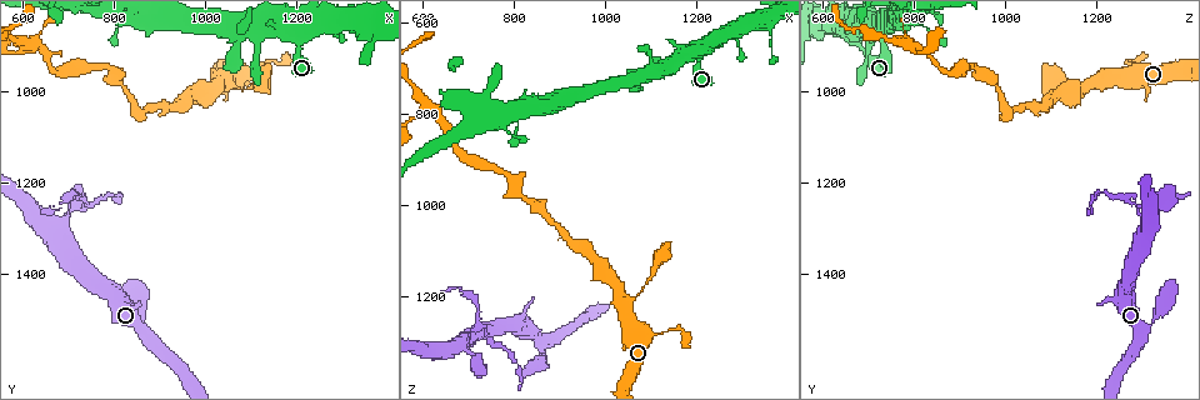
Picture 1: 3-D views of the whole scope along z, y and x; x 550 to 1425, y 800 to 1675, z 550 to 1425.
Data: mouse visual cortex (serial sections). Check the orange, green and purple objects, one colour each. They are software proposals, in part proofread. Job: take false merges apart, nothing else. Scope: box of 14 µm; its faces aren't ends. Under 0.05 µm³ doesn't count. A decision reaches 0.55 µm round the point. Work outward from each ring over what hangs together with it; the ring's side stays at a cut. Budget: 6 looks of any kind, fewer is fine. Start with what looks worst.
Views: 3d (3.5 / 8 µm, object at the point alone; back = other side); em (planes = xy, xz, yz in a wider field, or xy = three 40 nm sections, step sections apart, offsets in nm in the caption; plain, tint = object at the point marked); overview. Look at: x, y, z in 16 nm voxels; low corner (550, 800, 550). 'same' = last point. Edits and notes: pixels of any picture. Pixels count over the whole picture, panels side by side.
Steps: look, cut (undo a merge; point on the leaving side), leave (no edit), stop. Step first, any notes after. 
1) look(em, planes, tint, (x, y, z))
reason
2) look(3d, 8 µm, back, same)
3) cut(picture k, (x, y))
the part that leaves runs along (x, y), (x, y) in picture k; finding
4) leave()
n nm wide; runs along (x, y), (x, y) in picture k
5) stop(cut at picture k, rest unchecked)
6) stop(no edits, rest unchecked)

look(3d, 8 µm, (650, 935, 845))
sudden change in width

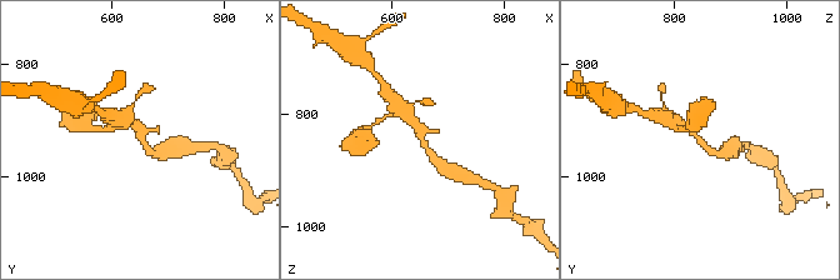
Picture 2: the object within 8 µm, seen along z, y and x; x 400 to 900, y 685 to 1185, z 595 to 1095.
look(em, xy, step 1, tint, (650, 930, 845))
need the tissue

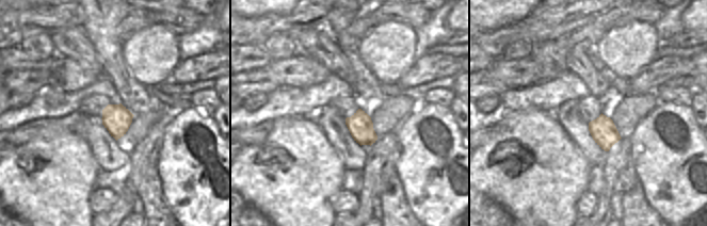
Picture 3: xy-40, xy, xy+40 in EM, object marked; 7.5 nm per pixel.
leave()
all the same cell

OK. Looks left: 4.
look(em, xy, step 3, tint, (1120, 945, 1285))
thin neck

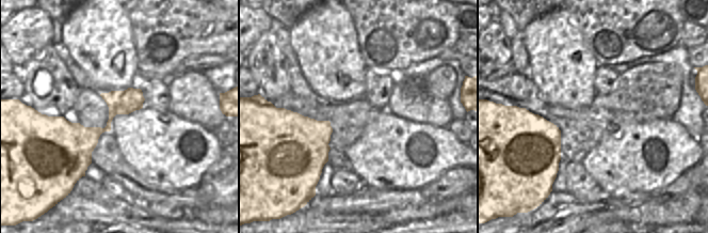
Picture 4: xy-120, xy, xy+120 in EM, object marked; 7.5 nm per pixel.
look(3d, 3.5 µm, same)
wider look

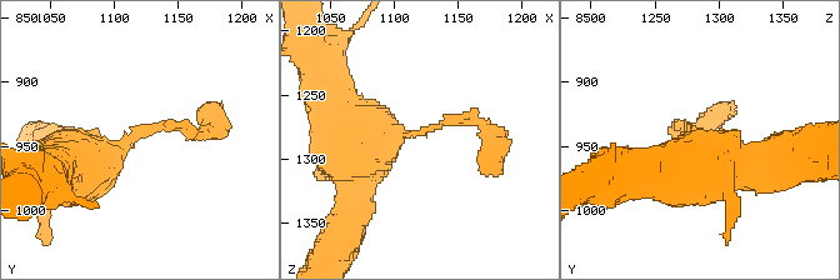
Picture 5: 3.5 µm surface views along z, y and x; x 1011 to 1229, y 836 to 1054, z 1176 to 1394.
leave()
arms of 150, 700 nm; runs along (76, 163), (115, 155), (149, 129), (210, 129) in picture 5; continuous, no second cell

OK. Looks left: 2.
look(3d, 8 µm, (1200, 885, 660))

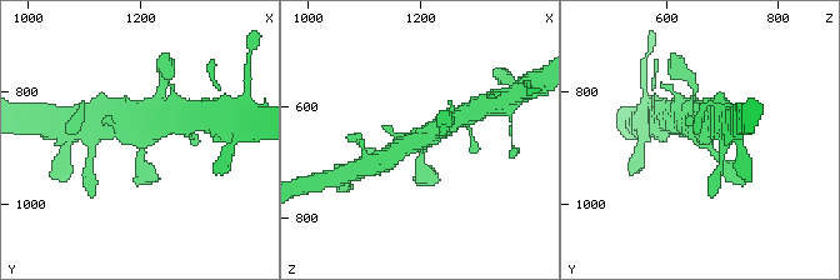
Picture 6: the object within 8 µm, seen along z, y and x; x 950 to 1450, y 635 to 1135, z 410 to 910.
look(em, xy, step 1, tint, (1205, 880, 660))
now the EM

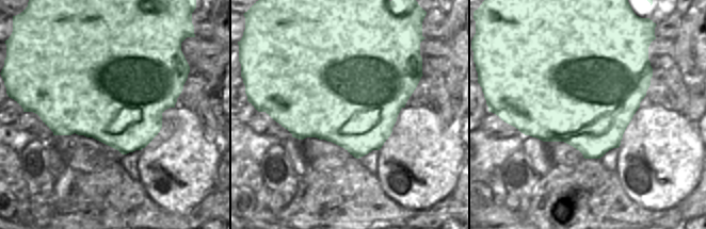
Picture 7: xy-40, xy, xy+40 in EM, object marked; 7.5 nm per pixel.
leave()
4 arms; runs along (141, 166), (141, 138), (114, 120) in picture 6; continuous, no second cell

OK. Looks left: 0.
stop(no edits, rest unchecked)

